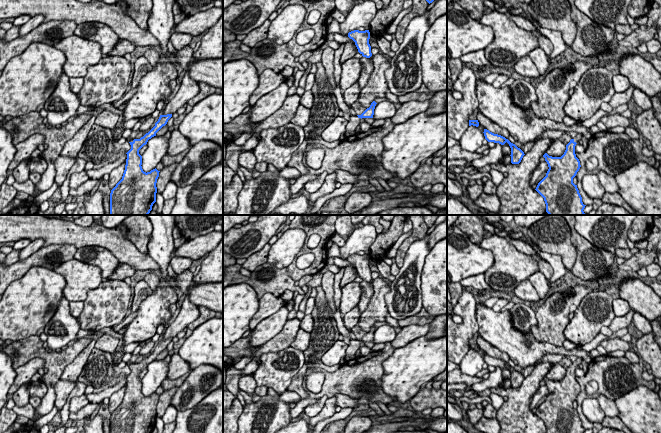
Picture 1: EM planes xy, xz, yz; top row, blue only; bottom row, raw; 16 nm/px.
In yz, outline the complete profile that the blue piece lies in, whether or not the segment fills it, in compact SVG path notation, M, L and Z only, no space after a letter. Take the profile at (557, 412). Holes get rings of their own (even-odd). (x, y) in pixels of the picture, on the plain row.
M583 358L571 363L561 381L543 379L548 388L546 400L538 407L536 415L544 422L546 433L584 433L577 409L573 407L581 389L575 378L575 370Z

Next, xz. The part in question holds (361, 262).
M354 254L348 257L348 261L355 266L358 276L366 282L372 280L371 270L369 268L370 256L369 254L359 255Z

